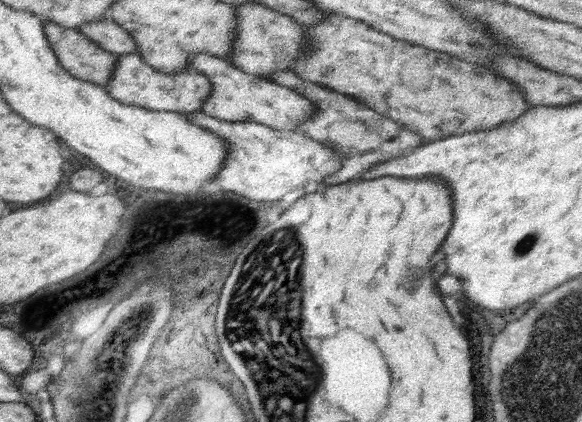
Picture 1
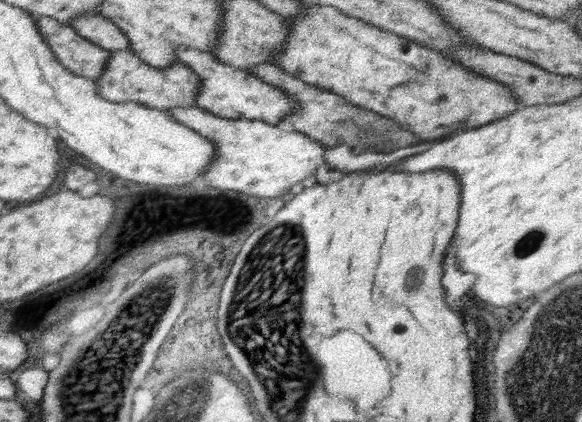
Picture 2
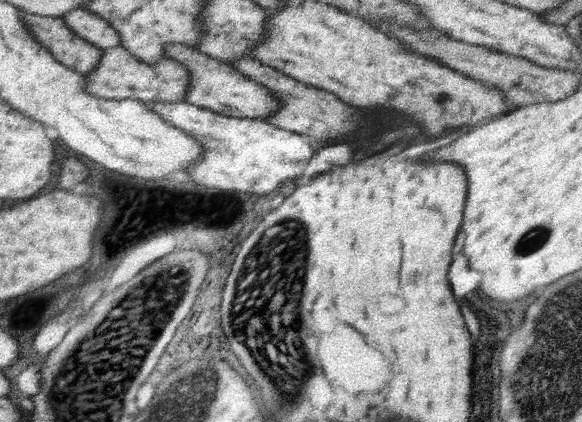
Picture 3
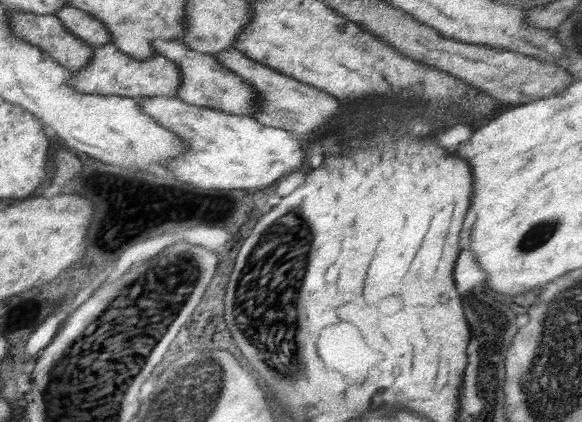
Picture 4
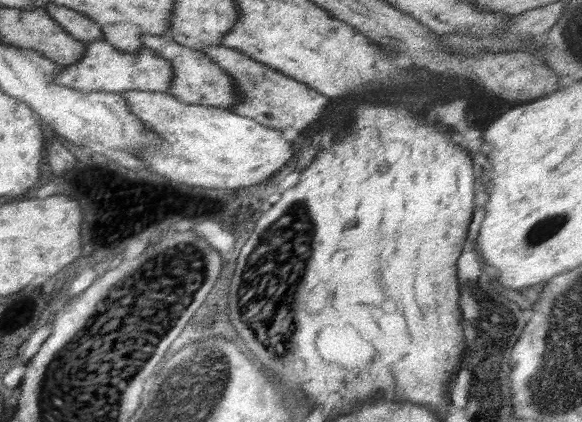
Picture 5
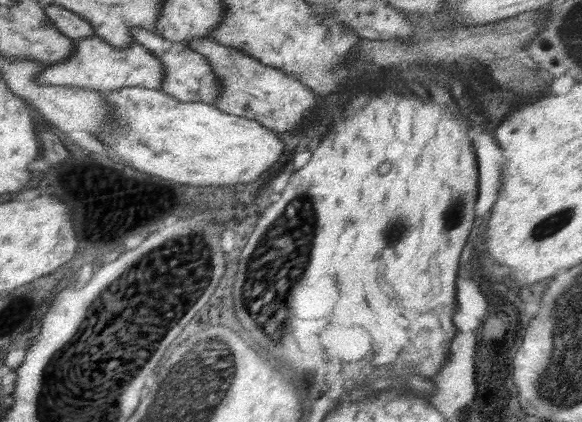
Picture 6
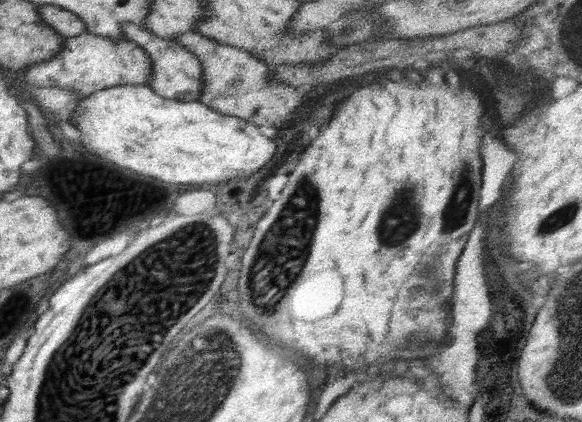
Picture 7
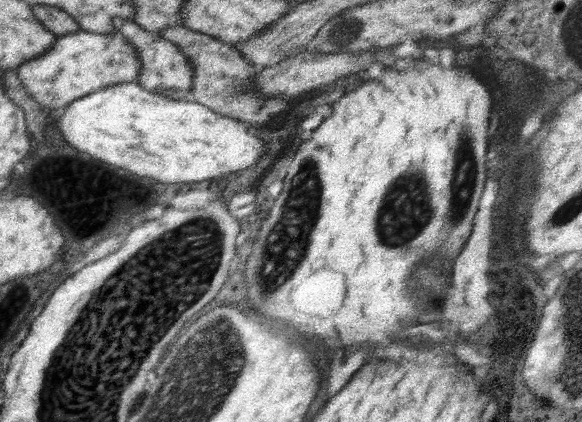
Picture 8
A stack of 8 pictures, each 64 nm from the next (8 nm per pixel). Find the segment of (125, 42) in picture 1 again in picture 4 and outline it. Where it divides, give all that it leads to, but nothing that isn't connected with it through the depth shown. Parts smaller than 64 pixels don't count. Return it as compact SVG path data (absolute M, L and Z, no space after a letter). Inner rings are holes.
M66 5L63 9L57 10L55 15L72 34L90 45L98 46L111 43L109 30L91 14Z

